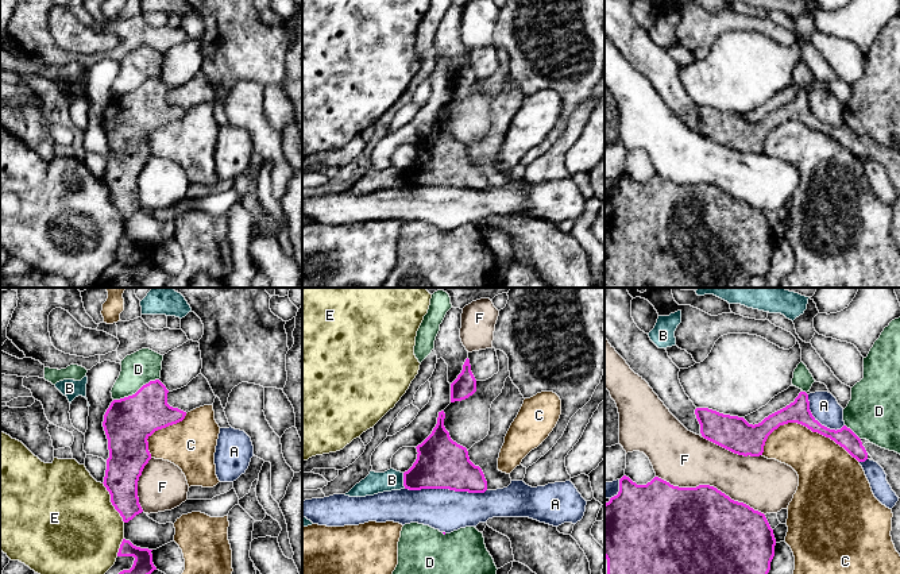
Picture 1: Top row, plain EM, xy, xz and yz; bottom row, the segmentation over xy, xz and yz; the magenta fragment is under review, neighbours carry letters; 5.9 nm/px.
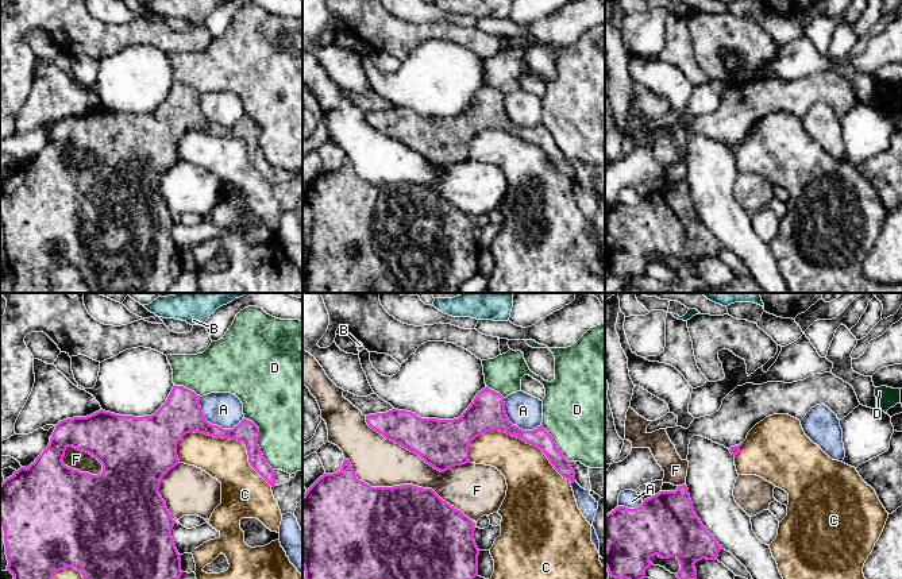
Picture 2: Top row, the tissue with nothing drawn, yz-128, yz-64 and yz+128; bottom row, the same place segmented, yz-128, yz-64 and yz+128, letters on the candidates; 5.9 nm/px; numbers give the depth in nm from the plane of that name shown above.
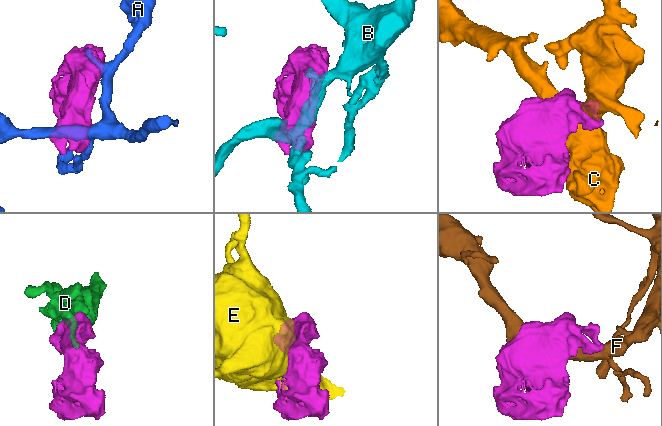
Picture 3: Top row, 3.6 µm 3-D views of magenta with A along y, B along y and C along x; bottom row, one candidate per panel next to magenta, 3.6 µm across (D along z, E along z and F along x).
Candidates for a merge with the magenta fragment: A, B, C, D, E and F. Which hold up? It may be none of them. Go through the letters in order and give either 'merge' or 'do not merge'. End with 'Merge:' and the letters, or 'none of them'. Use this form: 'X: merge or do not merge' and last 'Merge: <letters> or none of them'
A: do not merge
B: do not merge
C: do not merge
D: do not merge
E: do not merge
F: do not merge
Merge: none of them

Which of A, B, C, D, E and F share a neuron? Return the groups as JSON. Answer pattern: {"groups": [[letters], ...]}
{"groups": [["A"], ["B"], ["C"], ["D"], ["E"], ["F"]]}

